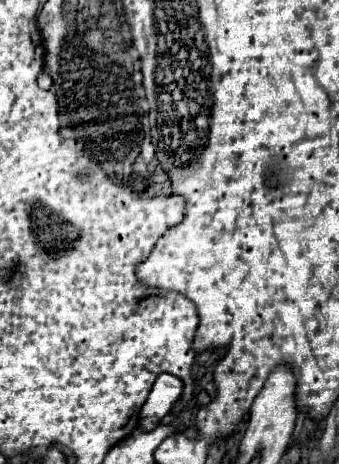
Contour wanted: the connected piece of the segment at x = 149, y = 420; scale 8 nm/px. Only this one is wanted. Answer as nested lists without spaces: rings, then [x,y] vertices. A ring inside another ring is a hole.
[[[161,373],[149,393],[149,399],[141,409],[141,417],[139,417],[141,429],[153,431],[161,423],[161,419],[171,411],[181,391],[183,391],[183,383],[175,375]]]

